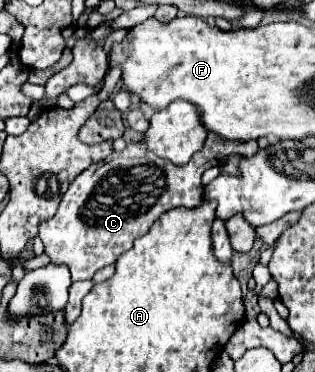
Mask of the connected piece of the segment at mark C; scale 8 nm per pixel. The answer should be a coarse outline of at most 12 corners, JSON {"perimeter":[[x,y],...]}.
{"perimeter":[[216,133],[186,165],[144,141],[82,171],[40,225],[72,282],[132,247],[256,141]]}

